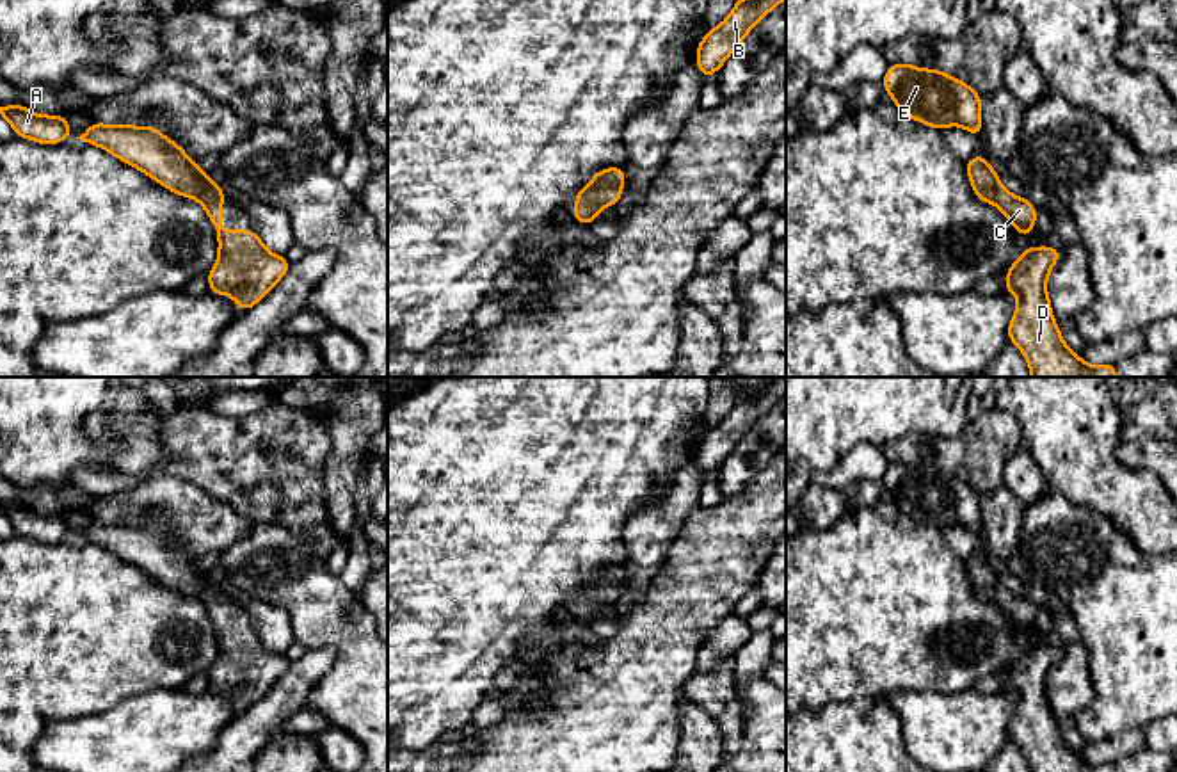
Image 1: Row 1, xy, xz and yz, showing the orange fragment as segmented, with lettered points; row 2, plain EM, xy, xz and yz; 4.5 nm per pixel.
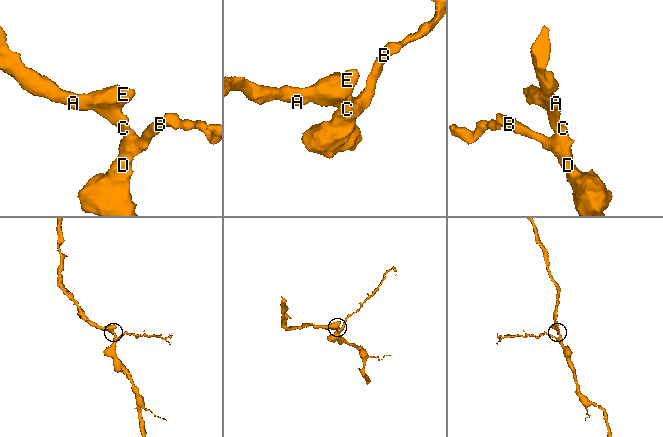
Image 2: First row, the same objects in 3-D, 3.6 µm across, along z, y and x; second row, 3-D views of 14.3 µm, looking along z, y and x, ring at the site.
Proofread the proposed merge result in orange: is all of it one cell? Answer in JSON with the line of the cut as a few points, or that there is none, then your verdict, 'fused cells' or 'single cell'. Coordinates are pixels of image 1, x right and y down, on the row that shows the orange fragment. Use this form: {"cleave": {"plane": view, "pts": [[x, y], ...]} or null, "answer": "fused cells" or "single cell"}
{"cleave": null, "answer": "single cell"}

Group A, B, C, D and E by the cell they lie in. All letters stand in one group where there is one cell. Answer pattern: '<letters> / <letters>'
A B C D E

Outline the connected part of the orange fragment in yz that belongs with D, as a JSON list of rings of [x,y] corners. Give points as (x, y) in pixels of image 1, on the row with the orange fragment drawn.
[[[1051,245],[1026,249],[1005,272],[1005,294],[1017,294],[1019,306],[1008,326],[1008,340],[1024,354],[1031,377],[1117,377],[1115,363],[1090,366],[1063,342],[1051,313],[1045,281],[1061,256]]]

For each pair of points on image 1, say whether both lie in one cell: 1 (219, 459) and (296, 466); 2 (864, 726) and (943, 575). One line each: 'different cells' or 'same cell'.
1: same cell
2: different cells

